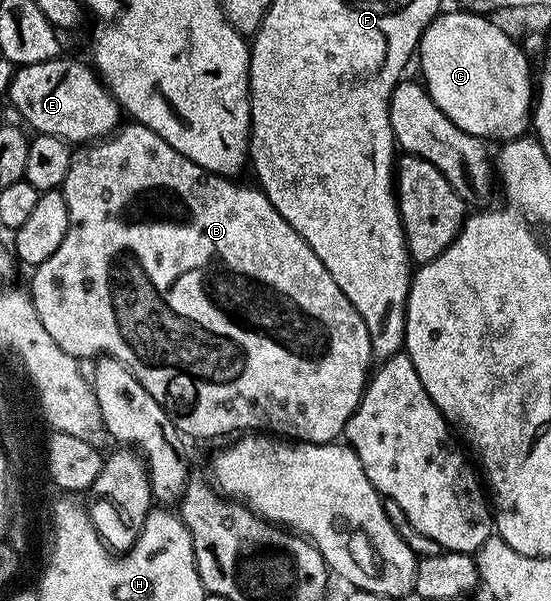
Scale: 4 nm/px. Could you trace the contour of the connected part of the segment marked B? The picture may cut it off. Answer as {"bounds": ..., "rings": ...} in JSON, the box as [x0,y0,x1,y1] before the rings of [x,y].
{"bounds":[31,121,375,443],"rings":[[[129,121],[118,126],[115,134],[104,141],[94,141],[78,146],[71,157],[71,169],[67,169],[63,188],[63,194],[67,201],[67,213],[69,214],[67,237],[63,237],[59,249],[55,249],[55,253],[51,253],[51,257],[47,257],[47,261],[43,261],[32,272],[31,294],[35,313],[39,313],[39,321],[43,321],[43,329],[47,329],[47,333],[51,333],[55,345],[59,345],[59,349],[63,349],[63,353],[71,353],[78,361],[86,361],[85,359],[89,358],[92,360],[94,357],[102,355],[110,355],[112,359],[123,361],[123,365],[127,365],[127,369],[131,369],[134,377],[141,382],[143,389],[147,389],[147,393],[151,393],[151,397],[155,397],[155,401],[159,401],[159,405],[169,414],[171,421],[177,426],[182,436],[189,438],[190,435],[193,439],[213,439],[216,435],[229,435],[232,431],[237,431],[236,433],[272,433],[274,436],[302,443],[332,443],[340,440],[345,434],[347,421],[355,414],[357,406],[361,403],[361,395],[365,392],[365,384],[371,375],[369,362],[374,362],[375,359],[371,349],[371,337],[367,333],[367,325],[363,321],[363,317],[359,317],[359,313],[355,313],[355,305],[351,305],[351,301],[347,301],[347,297],[343,297],[343,289],[339,289],[339,285],[335,285],[331,273],[327,273],[327,265],[323,265],[323,261],[319,261],[319,257],[315,257],[315,249],[311,249],[311,245],[307,245],[307,241],[303,241],[303,237],[299,237],[299,233],[295,233],[295,229],[291,229],[291,225],[287,225],[287,221],[283,221],[283,217],[271,205],[269,198],[265,196],[265,192],[256,186],[253,186],[254,188],[244,187],[243,184],[237,182],[241,181],[233,177],[216,175],[199,165],[195,165],[195,161],[183,157],[183,153],[171,149],[171,145],[167,145],[167,141],[163,141],[163,137],[159,137],[159,133],[147,129],[136,121]]]}

